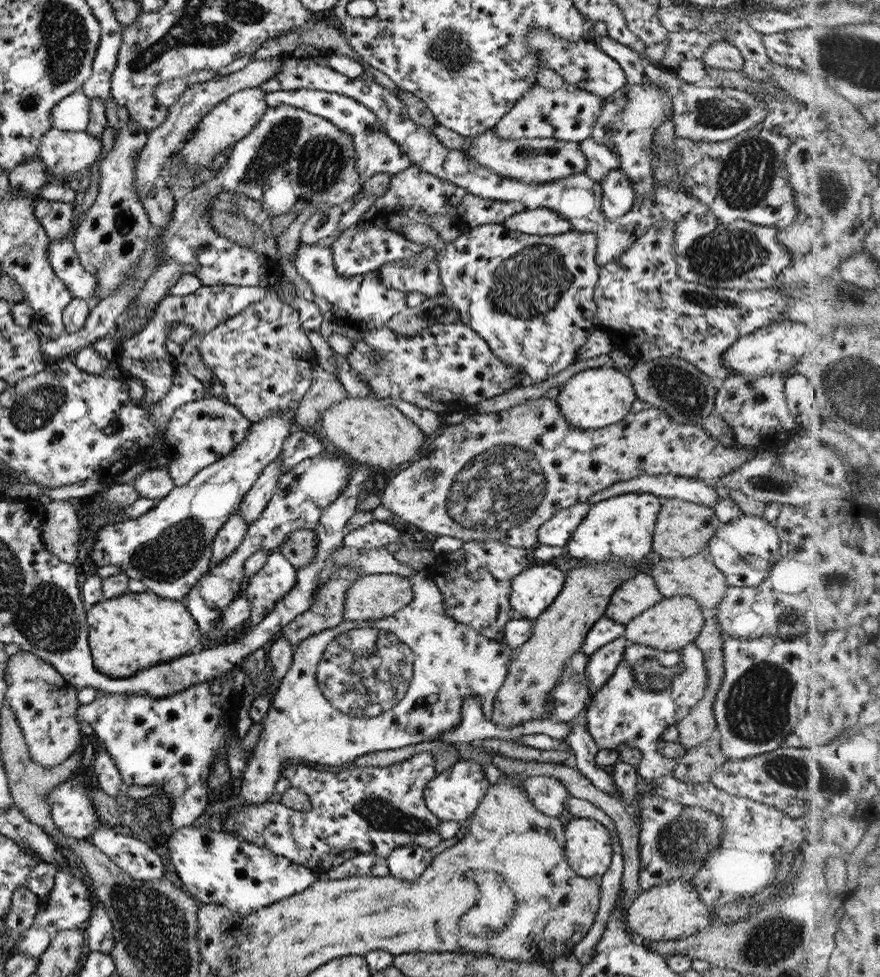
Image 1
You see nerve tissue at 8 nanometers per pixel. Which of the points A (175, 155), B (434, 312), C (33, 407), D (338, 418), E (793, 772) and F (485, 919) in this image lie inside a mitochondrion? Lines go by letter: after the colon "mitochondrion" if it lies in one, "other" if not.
A: other
B: mitochondrion
C: mitochondrion
D: other
E: mitochondrion
F: mitochondrion

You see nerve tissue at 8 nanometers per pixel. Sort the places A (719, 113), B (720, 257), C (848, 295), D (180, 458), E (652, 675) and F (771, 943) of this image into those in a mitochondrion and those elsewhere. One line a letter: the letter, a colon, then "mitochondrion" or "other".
A: mitochondrion
B: mitochondrion
C: mitochondrion
D: other
E: mitochondrion
F: mitochondrion

